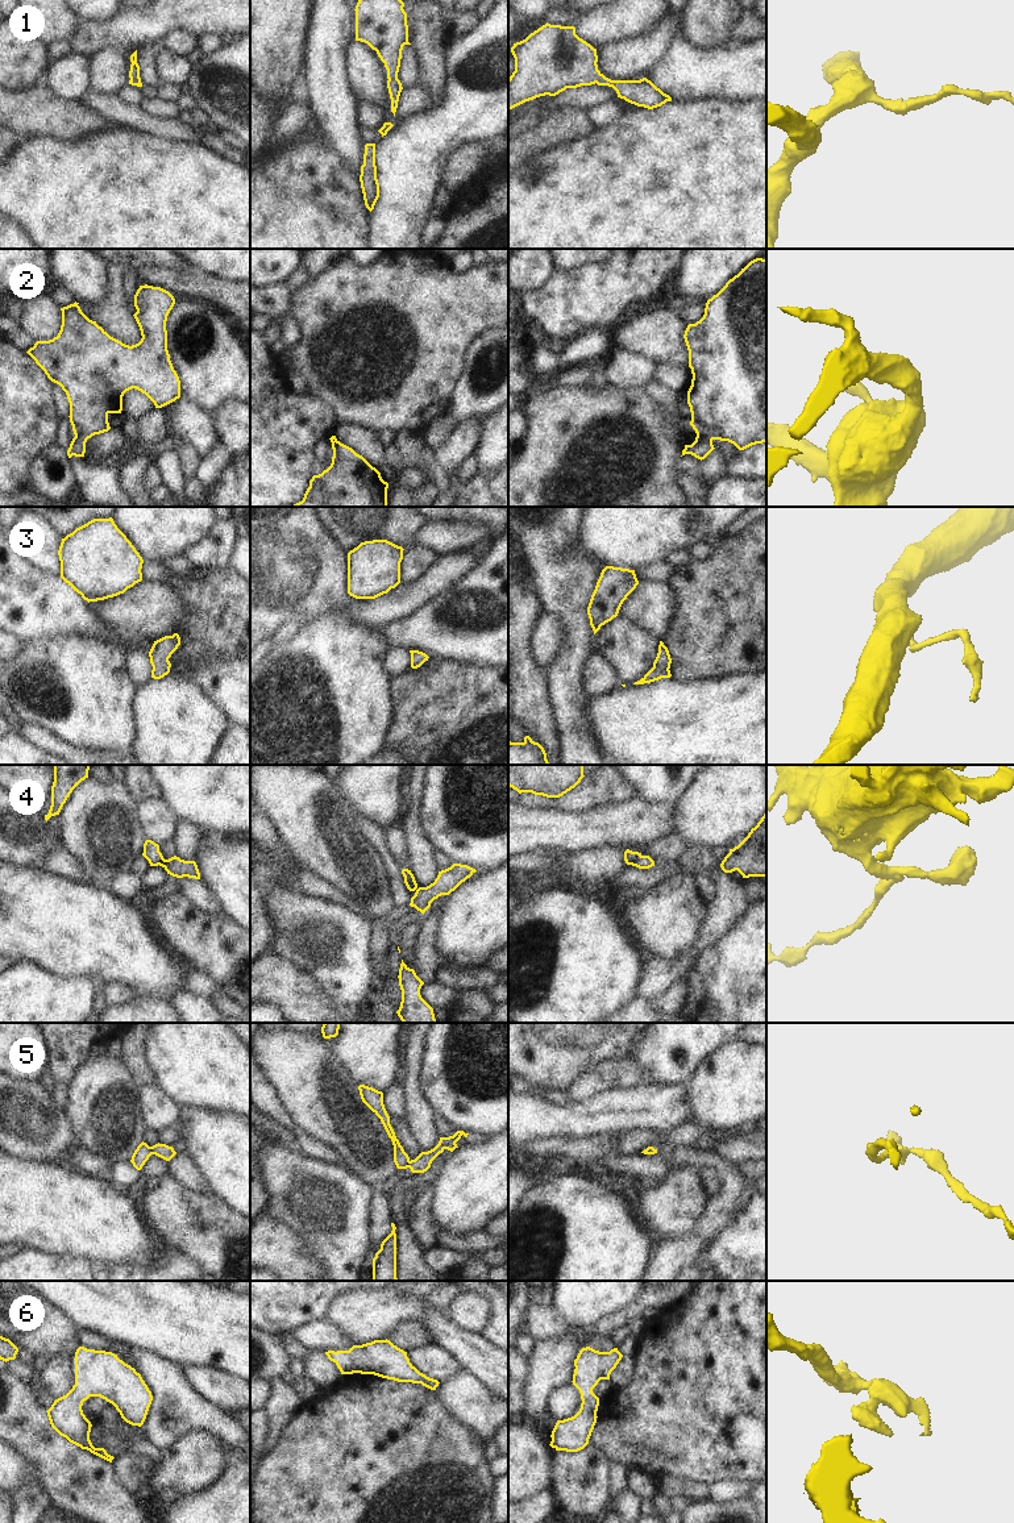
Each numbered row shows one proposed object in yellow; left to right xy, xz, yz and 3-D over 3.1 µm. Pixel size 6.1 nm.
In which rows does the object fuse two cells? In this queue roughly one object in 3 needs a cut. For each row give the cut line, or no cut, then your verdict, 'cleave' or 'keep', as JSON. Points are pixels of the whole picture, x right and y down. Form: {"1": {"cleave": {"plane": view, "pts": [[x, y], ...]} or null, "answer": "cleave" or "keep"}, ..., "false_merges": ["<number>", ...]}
{"1": {"cleave": null, "answer": "keep"}, "2": {"cleave": null, "answer": "keep"}, "3": {"cleave": null, "answer": "keep"}, "4": {"cleave": {"plane": "yz", "pts": [[640, 854], [631, 864]]}, "answer": "cleave"}, "5": {"cleave": {"plane": "xy", "pts": [[150, 1147], [153, 1153]]}, "answer": "cleave"}, "6": {"cleave": null, "answer": "keep"}, "false_merges": ["4", "5"]}

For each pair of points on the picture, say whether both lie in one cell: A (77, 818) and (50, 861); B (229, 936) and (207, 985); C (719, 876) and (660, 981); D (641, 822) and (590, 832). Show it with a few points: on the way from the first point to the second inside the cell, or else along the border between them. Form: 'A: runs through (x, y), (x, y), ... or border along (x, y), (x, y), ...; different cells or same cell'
A: border along (59, 848), (69, 852), (83, 868); different cells
B: border along (186, 965), (206, 973), (220, 991); different cells
C: runs through (723, 903), (723, 914), (718, 923), (688, 958); same cell
D: runs through (628, 823), (603, 826); same cell

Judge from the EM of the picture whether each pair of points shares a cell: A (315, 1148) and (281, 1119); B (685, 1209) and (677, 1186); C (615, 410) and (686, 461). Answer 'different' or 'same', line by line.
A: same
B: same
C: different

